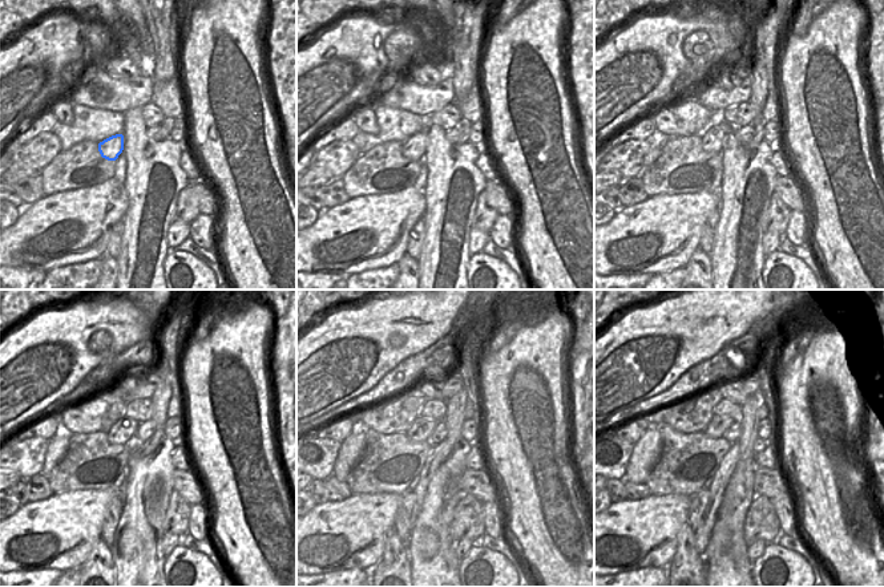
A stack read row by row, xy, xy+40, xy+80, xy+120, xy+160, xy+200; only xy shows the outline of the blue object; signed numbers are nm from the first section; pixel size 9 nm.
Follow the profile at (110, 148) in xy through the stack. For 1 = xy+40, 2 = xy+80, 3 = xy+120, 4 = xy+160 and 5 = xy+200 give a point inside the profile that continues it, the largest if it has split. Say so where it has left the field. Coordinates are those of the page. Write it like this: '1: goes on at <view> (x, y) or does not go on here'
1: goes on at xy+40 (414, 148)
2: goes on at xy+80 (713, 140)
3: goes on at xy+120 (122, 432)
4: goes on at xy+160 (422, 428)
5: goes on at xy+200 (717, 426)

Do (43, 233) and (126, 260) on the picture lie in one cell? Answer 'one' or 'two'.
two

